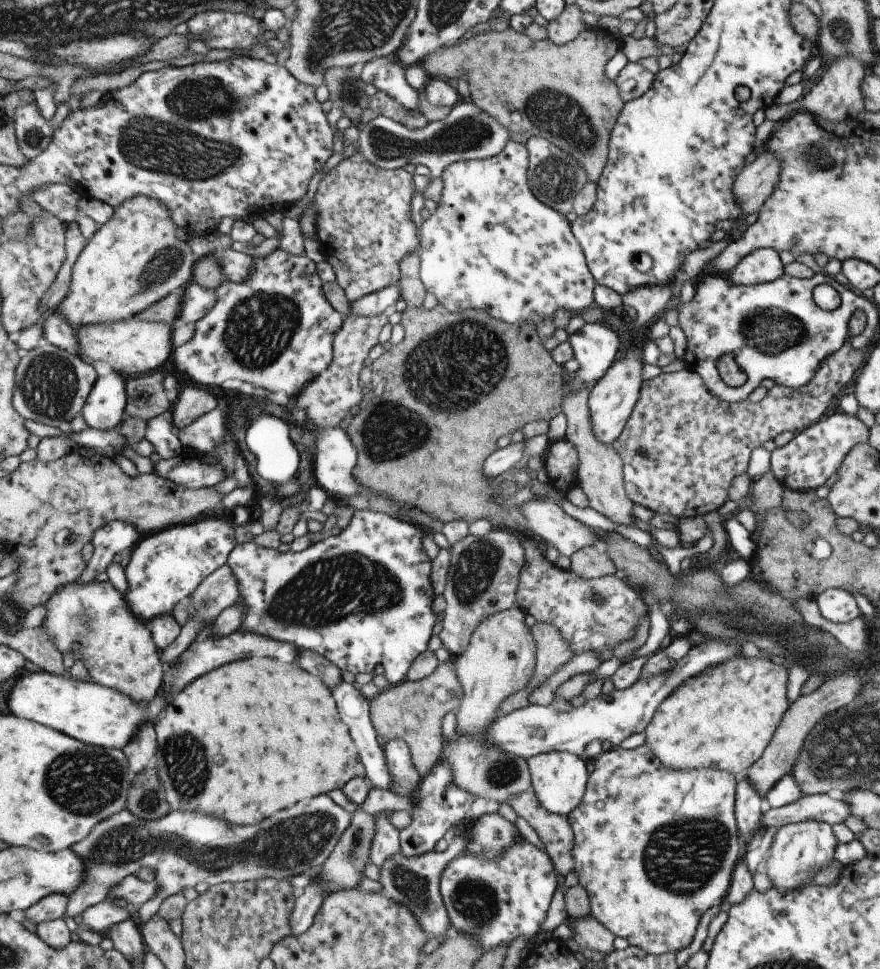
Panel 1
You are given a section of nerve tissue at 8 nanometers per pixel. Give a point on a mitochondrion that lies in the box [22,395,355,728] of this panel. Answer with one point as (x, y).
(84, 624)

